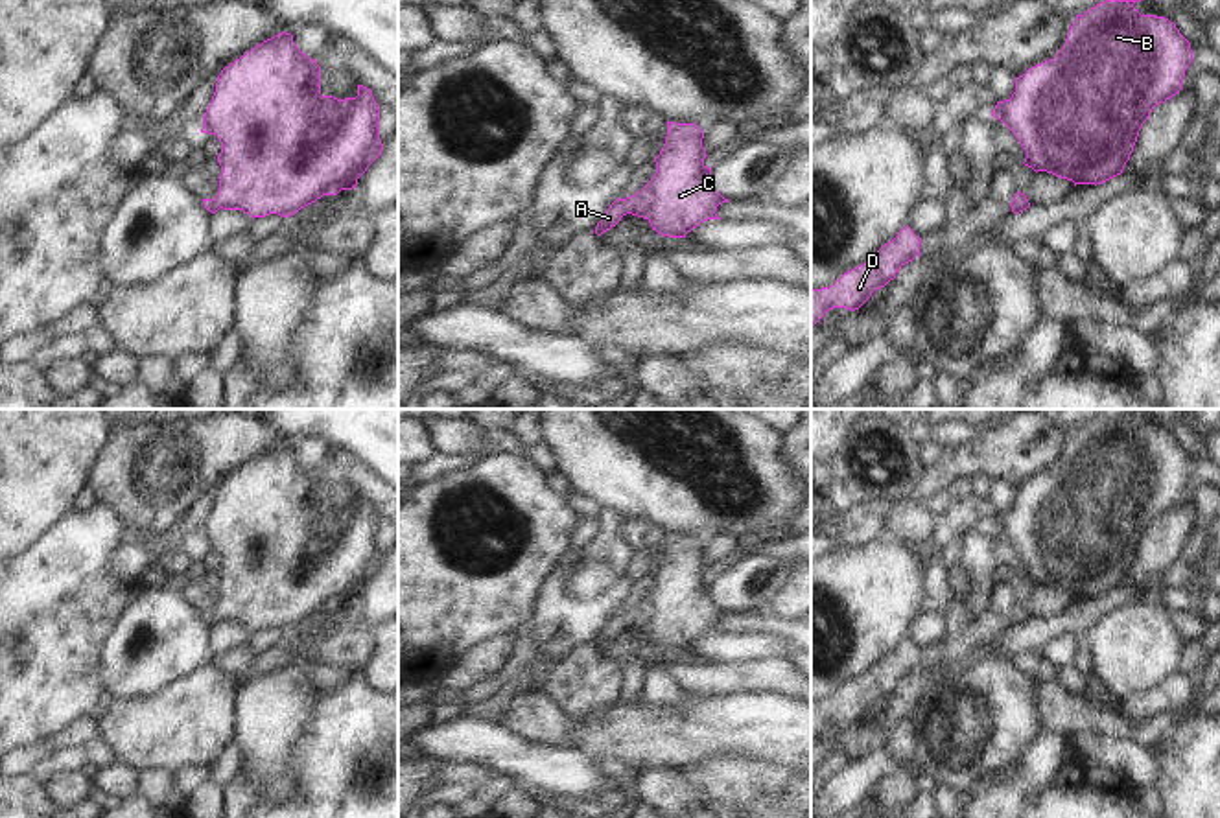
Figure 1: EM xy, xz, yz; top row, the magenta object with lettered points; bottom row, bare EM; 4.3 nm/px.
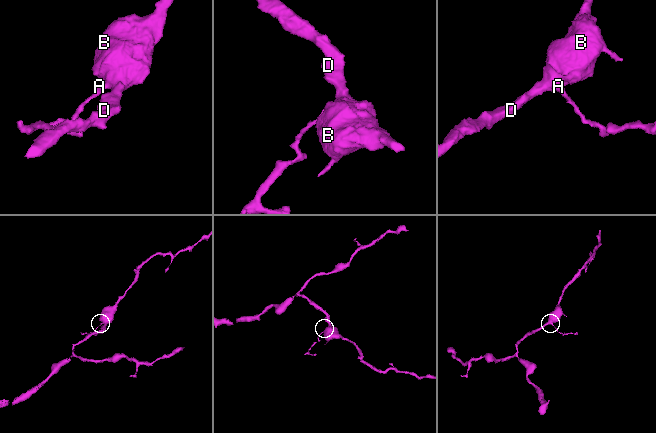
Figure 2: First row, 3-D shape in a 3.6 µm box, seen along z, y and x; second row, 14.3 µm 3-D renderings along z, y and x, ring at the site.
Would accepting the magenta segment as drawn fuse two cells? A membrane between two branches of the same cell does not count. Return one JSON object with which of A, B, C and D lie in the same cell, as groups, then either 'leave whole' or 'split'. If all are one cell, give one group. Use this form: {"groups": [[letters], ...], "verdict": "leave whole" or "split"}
{"groups": [["A", "B", "C", "D"]], "verdict": "leave whole"}

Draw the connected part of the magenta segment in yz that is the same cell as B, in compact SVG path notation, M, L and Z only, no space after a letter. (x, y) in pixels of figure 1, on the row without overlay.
M1106 413L1076 427L1063 461L1054 472L1028 481L1015 490L1010 512L997 514L991 529L1001 532L1026 564L1025 578L1052 586L1076 597L1102 597L1122 586L1143 536L1152 521L1179 507L1185 483L1192 475L1191 455L1165 429L1141 427L1139 413Z

